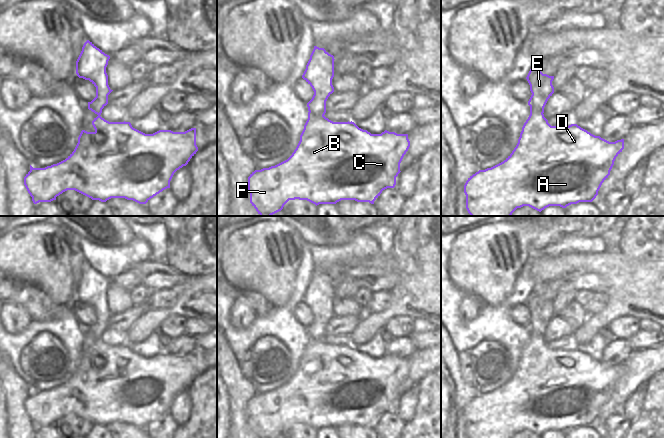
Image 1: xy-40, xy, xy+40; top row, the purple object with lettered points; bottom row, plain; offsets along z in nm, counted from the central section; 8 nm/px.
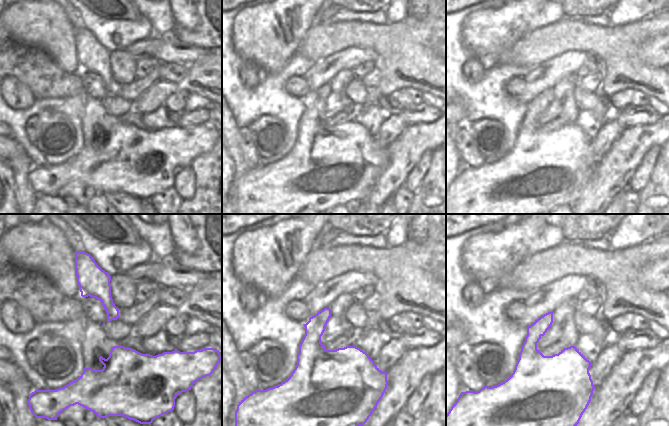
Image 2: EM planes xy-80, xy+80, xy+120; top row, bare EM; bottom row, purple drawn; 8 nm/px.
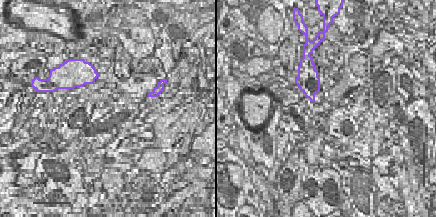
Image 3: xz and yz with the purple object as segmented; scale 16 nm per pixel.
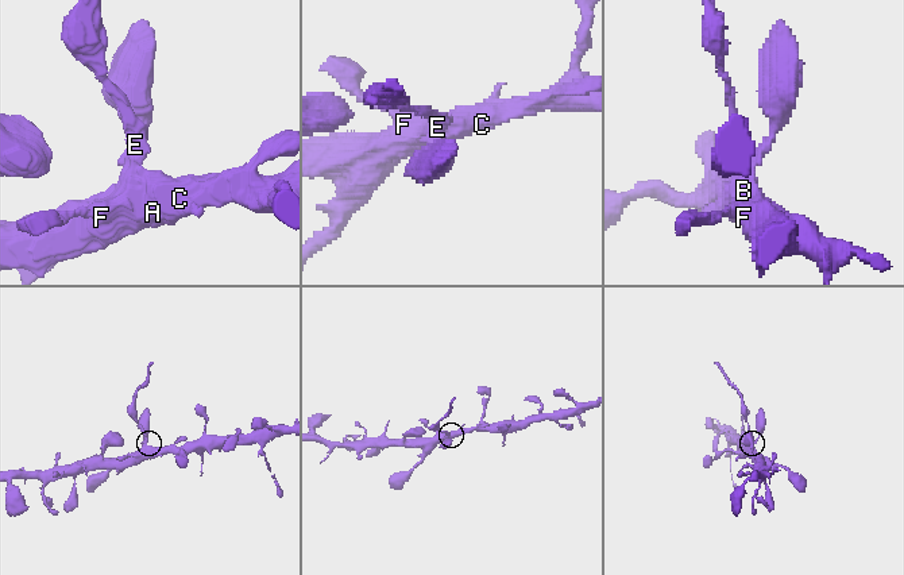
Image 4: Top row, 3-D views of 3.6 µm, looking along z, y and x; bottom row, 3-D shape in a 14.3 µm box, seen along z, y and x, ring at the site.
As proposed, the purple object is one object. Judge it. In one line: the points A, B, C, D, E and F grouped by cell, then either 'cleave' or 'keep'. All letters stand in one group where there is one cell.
A B C D F / E; cleave

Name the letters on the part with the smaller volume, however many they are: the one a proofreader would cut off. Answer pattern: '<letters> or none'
E

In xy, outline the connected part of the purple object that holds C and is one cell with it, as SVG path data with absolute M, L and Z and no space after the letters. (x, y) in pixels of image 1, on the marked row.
M308 112L300 141L292 155L275 166L255 170L248 177L250 203L260 216L272 216L281 211L289 200L295 199L307 200L316 206L336 204L341 200L374 204L383 190L395 187L396 177L401 172L400 163L409 147L408 134L397 134L387 130L381 134L371 134L352 121L333 122L324 115Z

